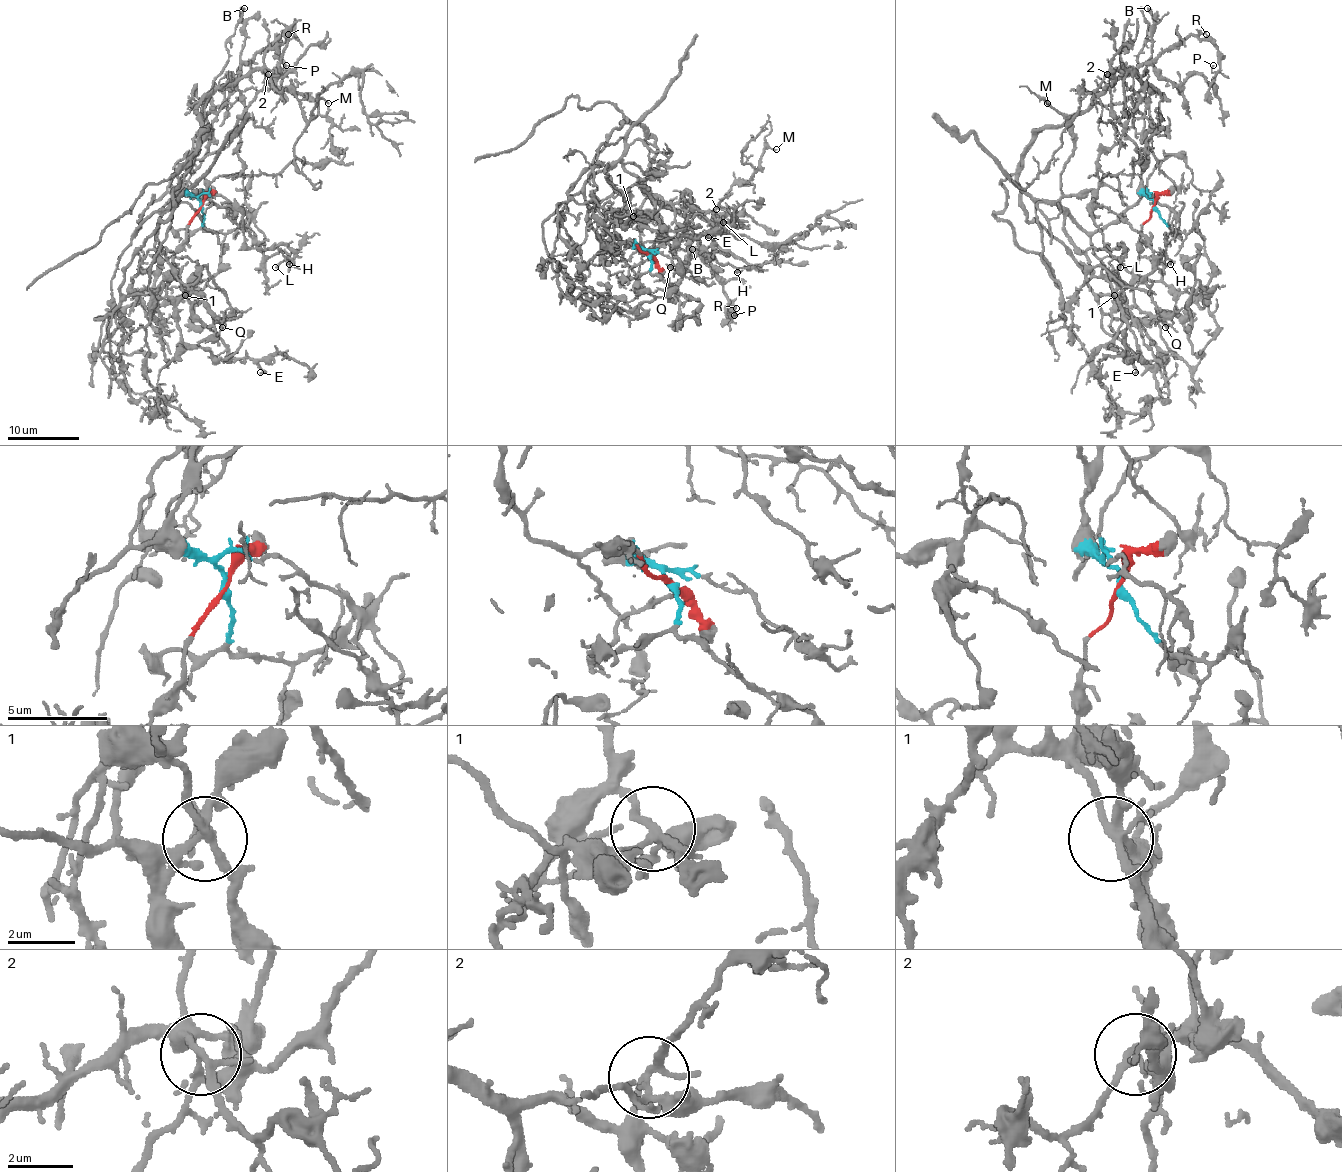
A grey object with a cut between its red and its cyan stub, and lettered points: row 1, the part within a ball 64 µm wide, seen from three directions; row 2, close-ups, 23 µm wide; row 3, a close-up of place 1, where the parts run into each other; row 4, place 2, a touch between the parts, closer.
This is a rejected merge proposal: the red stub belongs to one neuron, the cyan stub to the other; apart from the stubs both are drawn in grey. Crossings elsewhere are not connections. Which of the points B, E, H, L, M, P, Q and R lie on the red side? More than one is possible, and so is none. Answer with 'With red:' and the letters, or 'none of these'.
With red: B, M, P, R

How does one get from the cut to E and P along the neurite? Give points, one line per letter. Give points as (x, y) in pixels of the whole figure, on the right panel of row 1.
E: (1154, 205), (1141, 191), (1093, 232), (1068, 212), (1064, 229), (1093, 274), (1109, 283), (1134, 335), (1134, 373)
P: (1154, 205), (1134, 279), (1096, 295), (1026, 218), (1017, 166), (1039, 133), (1190, 36), (1217, 49), (1214, 65)

